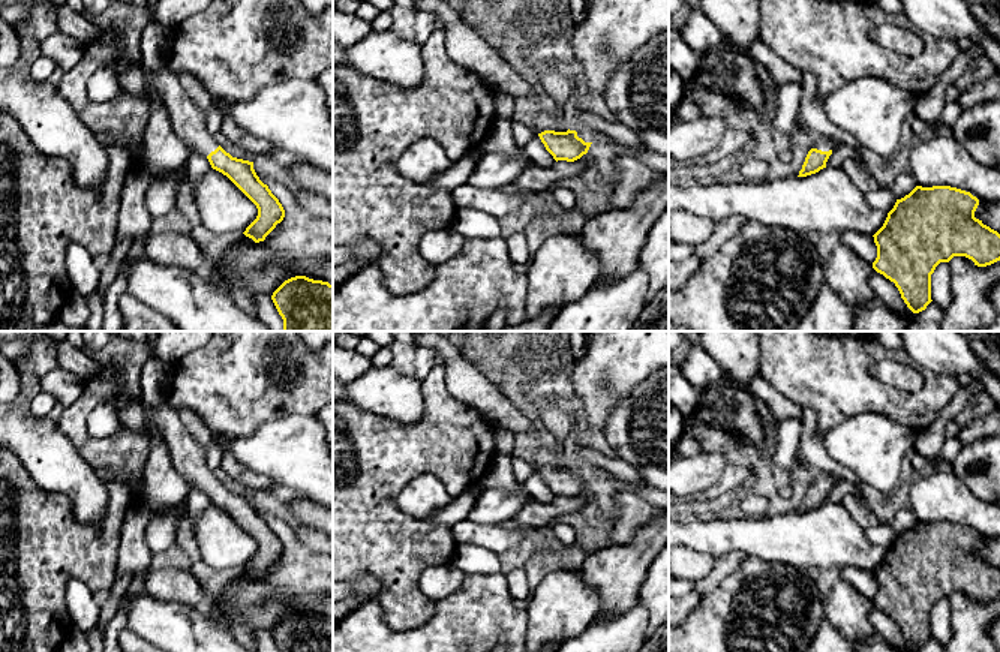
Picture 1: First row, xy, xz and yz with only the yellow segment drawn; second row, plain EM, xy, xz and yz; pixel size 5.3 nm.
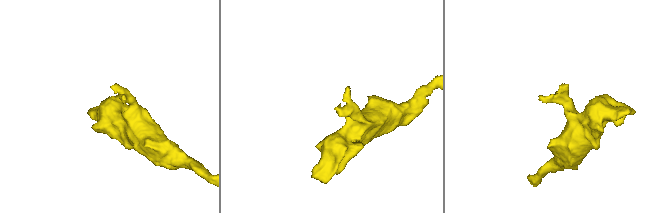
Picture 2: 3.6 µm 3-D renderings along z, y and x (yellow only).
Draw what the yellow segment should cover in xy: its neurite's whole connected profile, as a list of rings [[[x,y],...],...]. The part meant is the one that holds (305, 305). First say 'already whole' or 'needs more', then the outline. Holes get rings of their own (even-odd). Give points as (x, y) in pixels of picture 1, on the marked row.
already whole | [[[295,276],[285,280],[271,295],[283,319],[283,331],[333,331],[333,285]]]

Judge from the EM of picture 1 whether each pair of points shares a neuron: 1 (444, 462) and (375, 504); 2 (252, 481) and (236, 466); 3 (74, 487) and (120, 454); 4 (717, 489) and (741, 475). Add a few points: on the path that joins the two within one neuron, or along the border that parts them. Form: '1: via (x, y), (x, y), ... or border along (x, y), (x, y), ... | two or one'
1: via (426, 462), (411, 462), (387, 486) | one
2: via (248, 478), (240, 471) | one
3: border along (71, 442), (93, 469) | two
4: via (723, 486), (735, 478) | one

